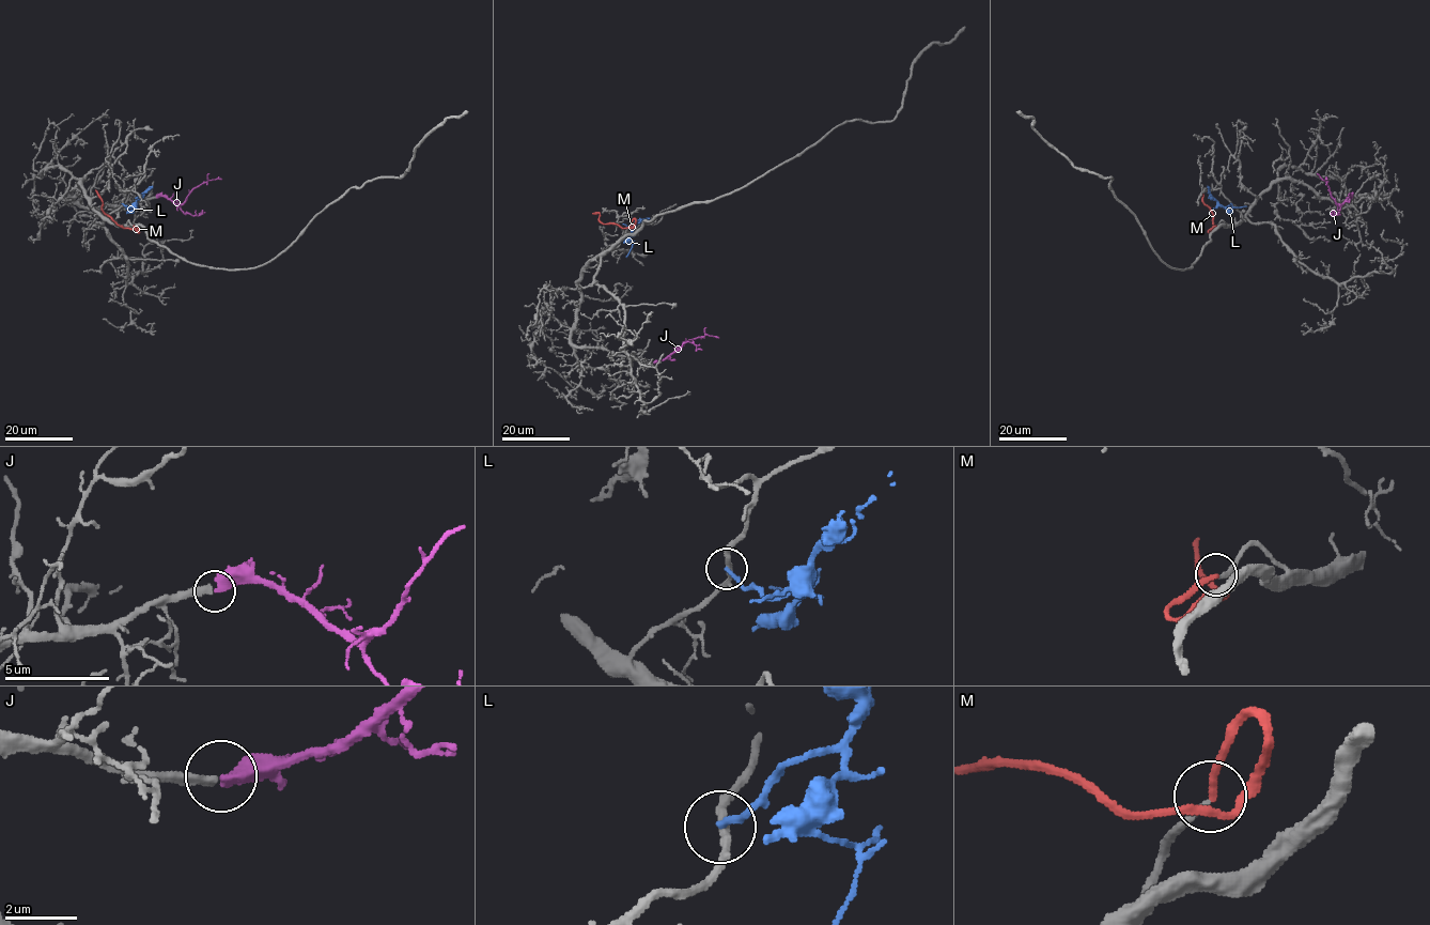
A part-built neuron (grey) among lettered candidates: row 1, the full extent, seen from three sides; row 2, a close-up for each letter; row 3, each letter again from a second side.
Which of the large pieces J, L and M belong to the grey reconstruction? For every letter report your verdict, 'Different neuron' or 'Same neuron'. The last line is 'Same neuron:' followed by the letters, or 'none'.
J: Same neuron
L: Different neuron
M: Same neuron
Same neuron: J, M

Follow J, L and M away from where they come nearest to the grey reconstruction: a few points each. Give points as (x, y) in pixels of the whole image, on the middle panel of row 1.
J: (653, 363), (664, 359), (685, 341), (705, 335), (718, 338)
L: (619, 241), (637, 222), (650, 218)
M: (630, 227), (634, 219), (632, 228), (621, 228), (611, 222), (603, 224), (599, 213), (592, 214)

